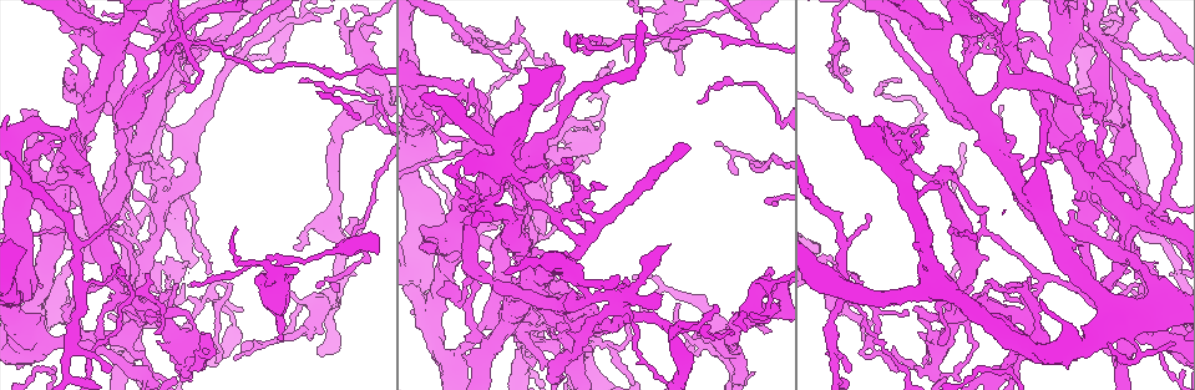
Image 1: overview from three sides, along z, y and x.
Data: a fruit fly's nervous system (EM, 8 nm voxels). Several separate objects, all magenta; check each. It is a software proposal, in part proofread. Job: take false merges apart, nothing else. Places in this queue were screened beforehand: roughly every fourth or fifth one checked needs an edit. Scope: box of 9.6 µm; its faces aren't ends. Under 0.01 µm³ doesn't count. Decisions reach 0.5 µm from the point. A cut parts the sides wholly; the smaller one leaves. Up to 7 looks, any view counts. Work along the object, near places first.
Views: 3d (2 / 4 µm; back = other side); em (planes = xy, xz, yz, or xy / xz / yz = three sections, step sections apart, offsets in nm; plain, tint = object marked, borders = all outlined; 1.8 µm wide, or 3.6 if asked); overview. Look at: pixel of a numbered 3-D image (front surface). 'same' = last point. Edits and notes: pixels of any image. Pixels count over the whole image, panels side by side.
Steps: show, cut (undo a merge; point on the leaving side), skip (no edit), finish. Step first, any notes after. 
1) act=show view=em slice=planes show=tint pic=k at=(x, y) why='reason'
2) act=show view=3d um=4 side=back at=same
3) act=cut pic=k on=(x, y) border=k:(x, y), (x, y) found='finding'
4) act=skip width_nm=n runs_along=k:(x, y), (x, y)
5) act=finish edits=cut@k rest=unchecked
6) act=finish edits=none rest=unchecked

act=show view=em slice=xz step=8 show=tint pic=1 at=(756, 308) why='a fork'

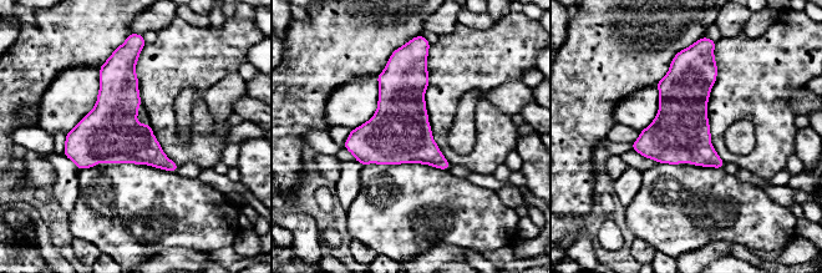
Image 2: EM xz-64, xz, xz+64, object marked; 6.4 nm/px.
act=show view=em slice=planes show=tint at=same why='cut it another way'

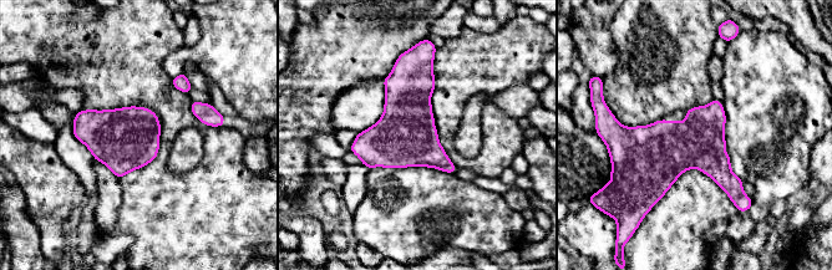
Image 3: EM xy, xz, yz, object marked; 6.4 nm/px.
act=skip found='continuous, no second neuron'

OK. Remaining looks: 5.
act=show view=3d um=4 pic=1 at=(302, 64) why='a narrow waist'

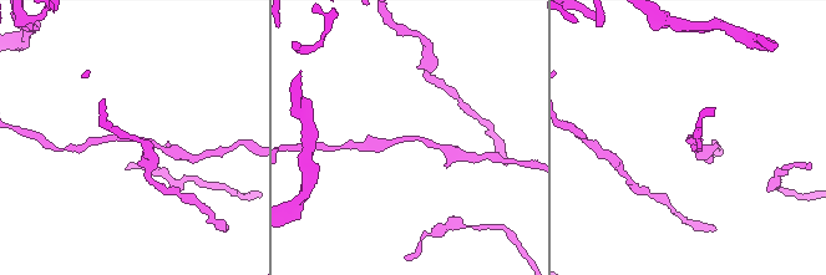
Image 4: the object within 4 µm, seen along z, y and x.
act=show view=em slice=planes show=tint pic=4 at=(411, 137) why='need the tissue'

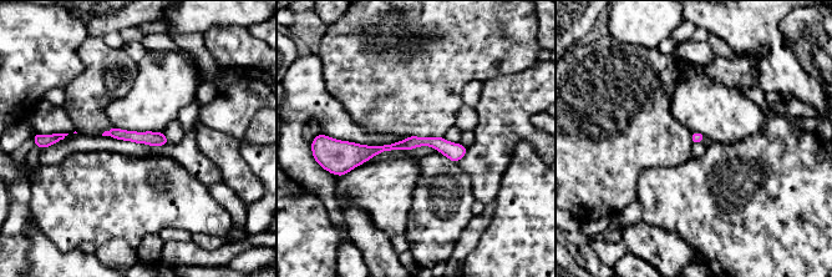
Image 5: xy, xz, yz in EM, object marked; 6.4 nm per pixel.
act=skip width_nm=70 runs_along=5:(341, 146), (432, 141), (462, 151) found='continuous, no second neuron'

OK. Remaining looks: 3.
act=show view=3d um=4 side=back pic=1 at=(186, 45) why='abrupt turn'

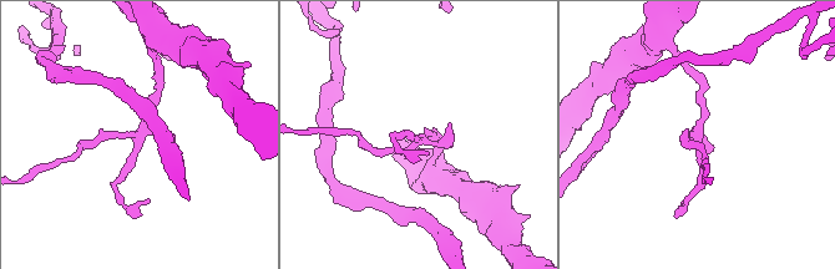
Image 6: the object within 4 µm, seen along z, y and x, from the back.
act=show view=em slice=yz step=16 show=tint pic=6 at=(695, 137) why='now the EM'

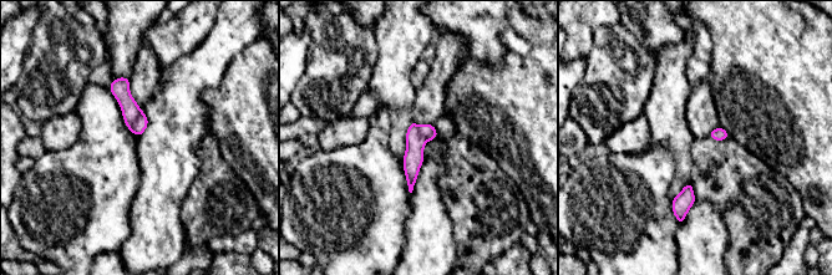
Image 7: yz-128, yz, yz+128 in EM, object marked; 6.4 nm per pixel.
act=show view=em slice=planes show=tint at=same why='cut it another way'

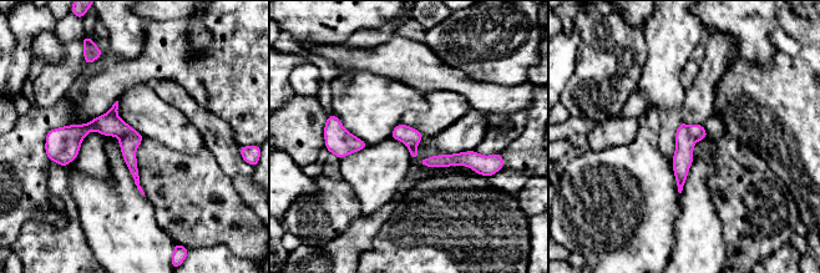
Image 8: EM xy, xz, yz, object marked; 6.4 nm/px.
act=cut pic=8 on=(107, 125) part_leaving=8:(126, 127), (86, 127), (57, 158) found='two neurons meet here'

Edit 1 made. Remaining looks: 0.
act=finish edits=cut@8 rest=unchecked

